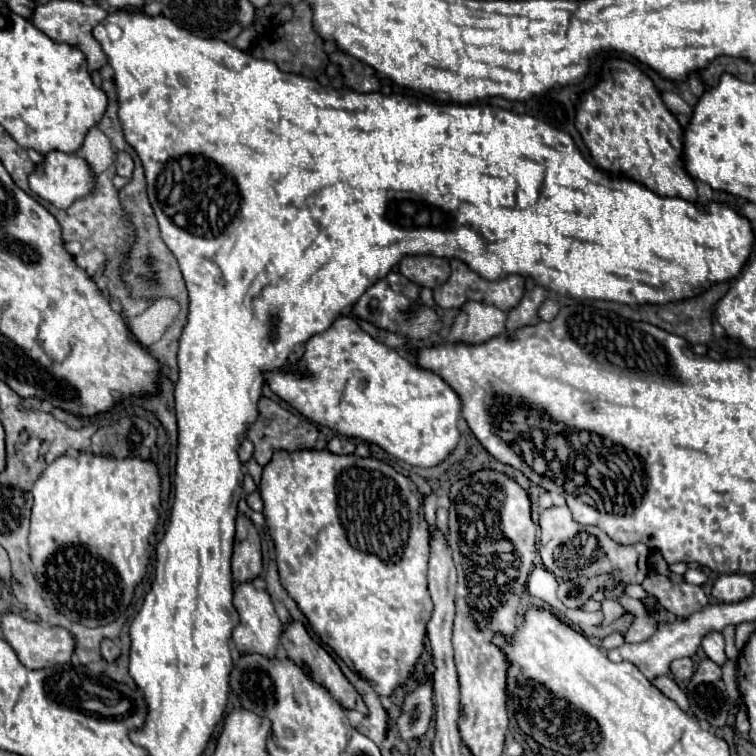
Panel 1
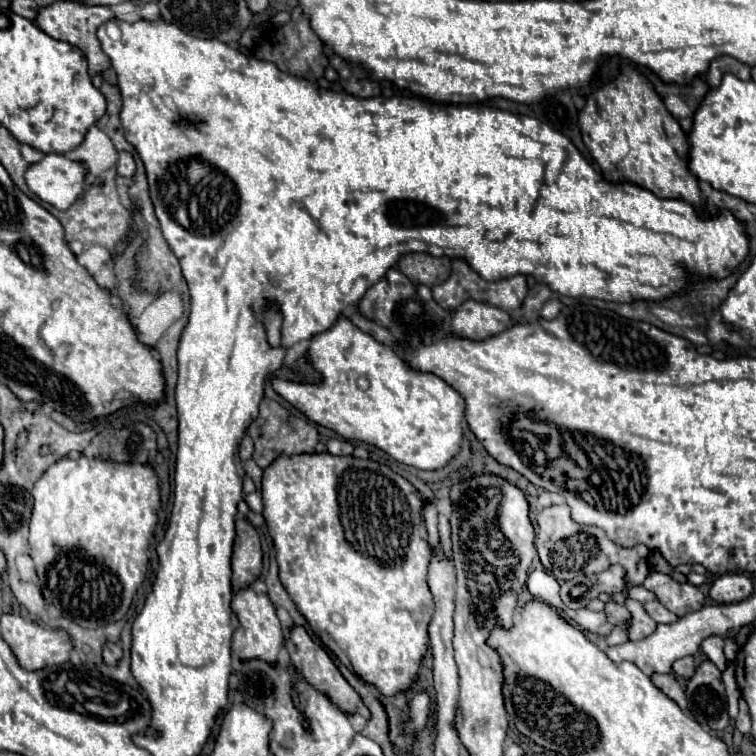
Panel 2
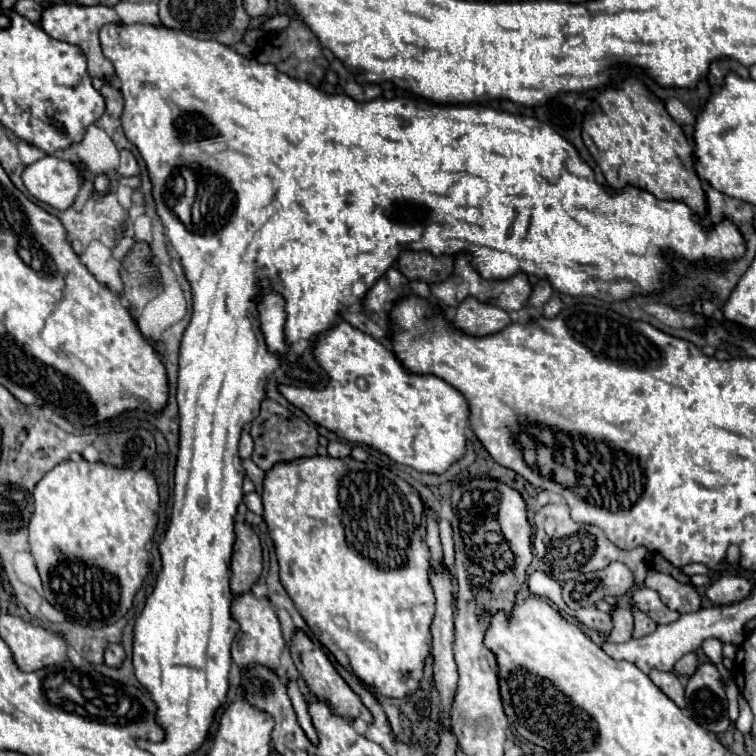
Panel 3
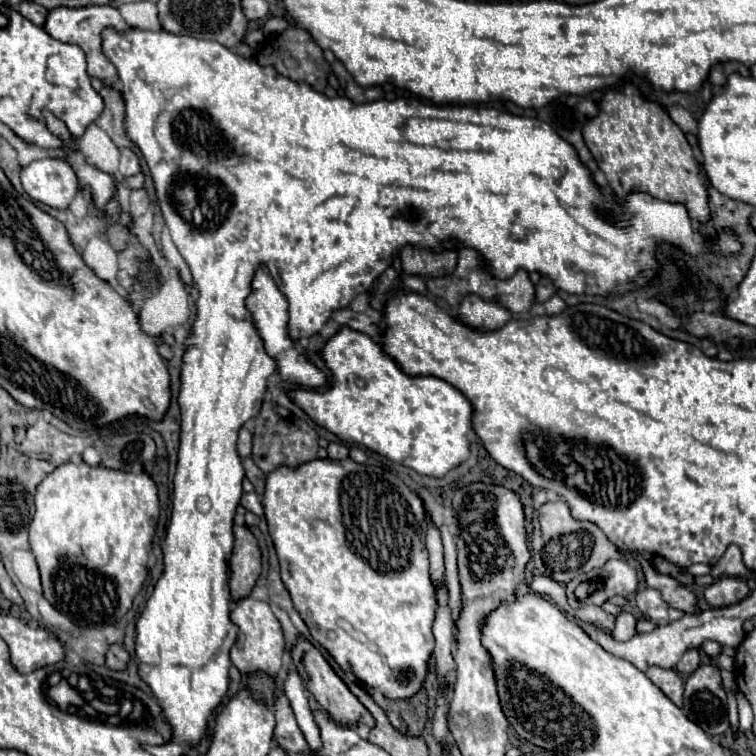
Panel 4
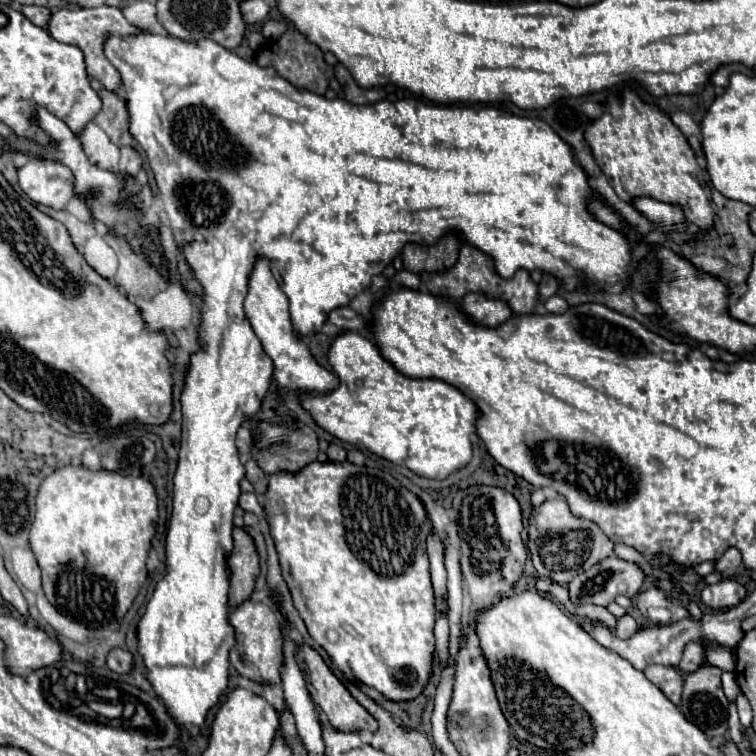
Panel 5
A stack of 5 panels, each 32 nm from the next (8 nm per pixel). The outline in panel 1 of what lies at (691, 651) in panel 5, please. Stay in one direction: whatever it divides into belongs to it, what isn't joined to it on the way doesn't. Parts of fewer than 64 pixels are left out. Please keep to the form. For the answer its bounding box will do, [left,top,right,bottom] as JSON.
[670,658,694,680]

